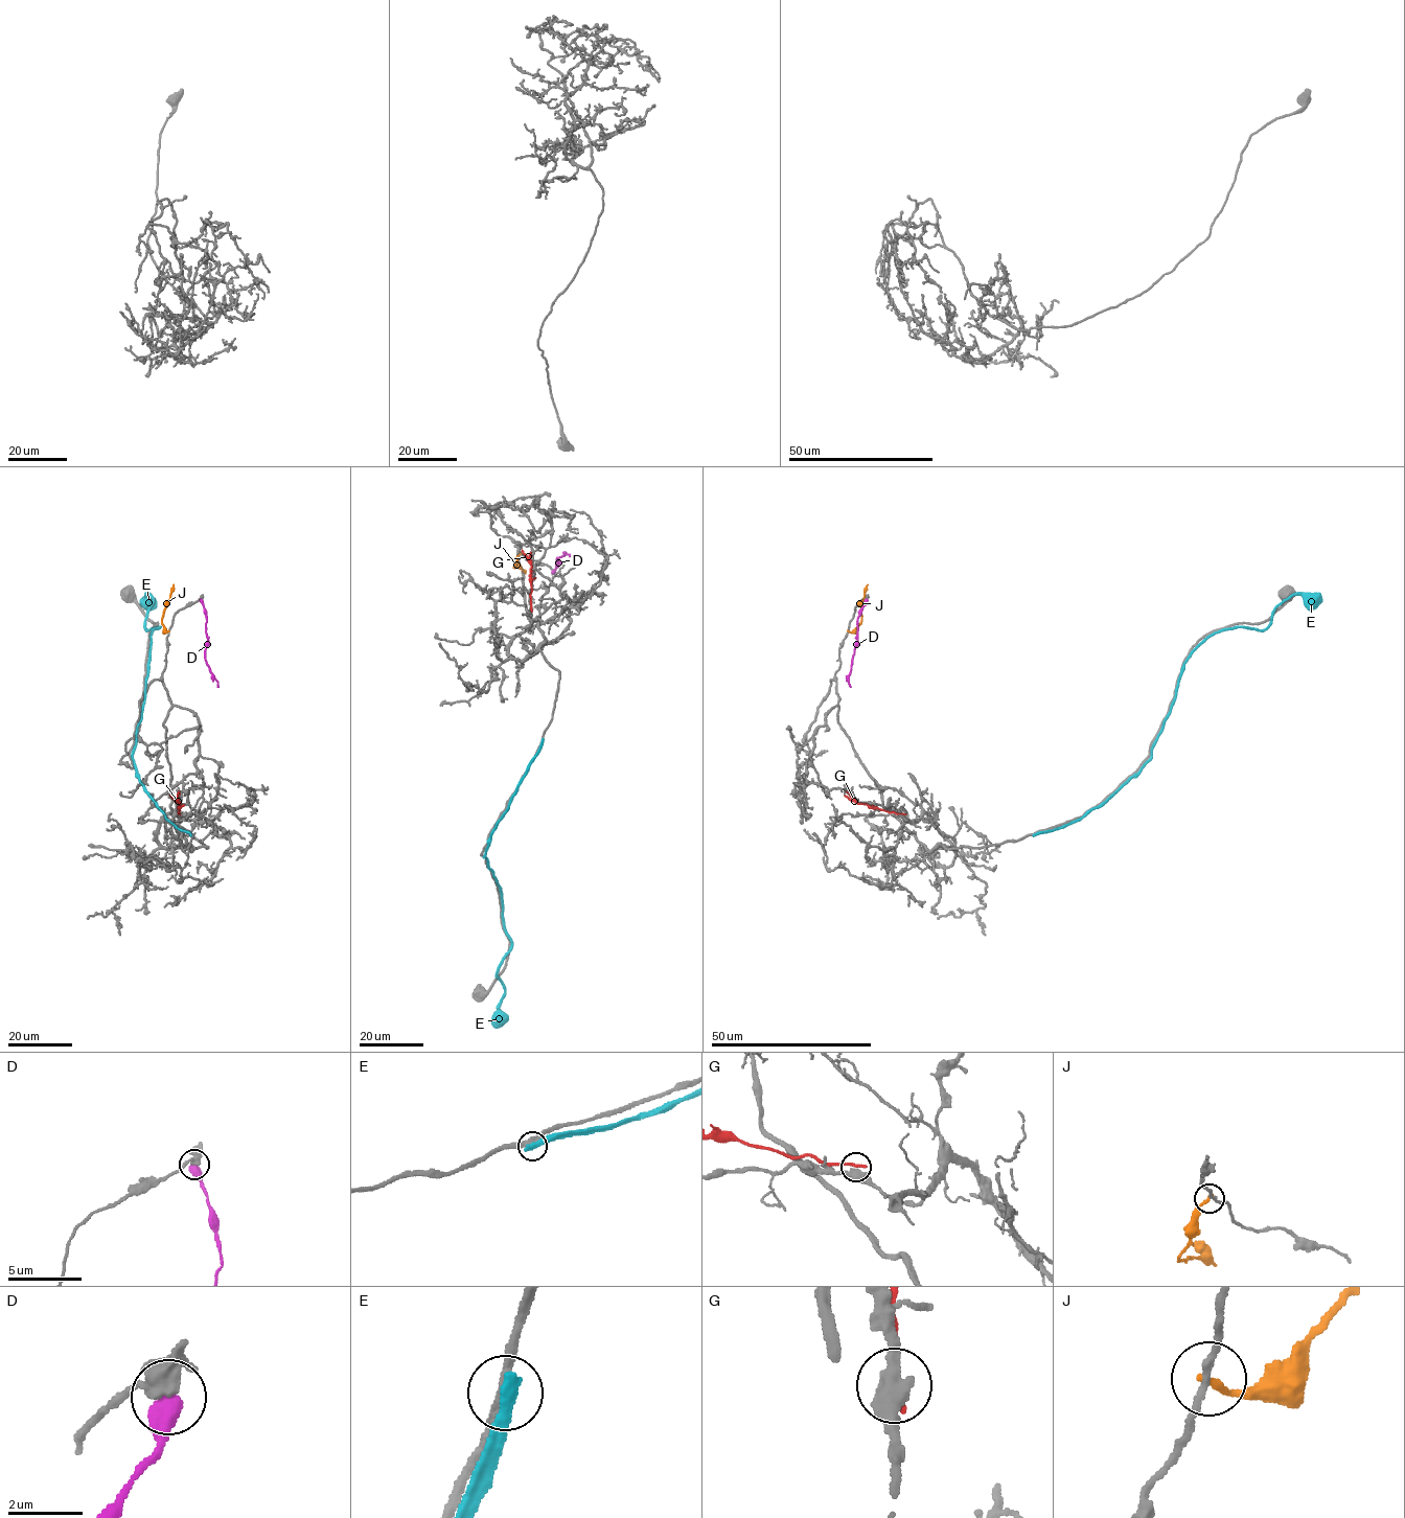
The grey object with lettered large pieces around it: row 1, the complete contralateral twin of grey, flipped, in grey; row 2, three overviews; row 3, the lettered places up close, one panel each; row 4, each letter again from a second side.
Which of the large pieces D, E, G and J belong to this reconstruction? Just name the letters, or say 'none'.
none

